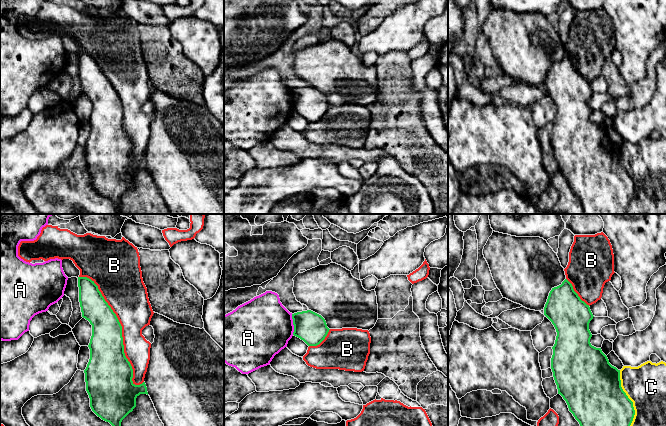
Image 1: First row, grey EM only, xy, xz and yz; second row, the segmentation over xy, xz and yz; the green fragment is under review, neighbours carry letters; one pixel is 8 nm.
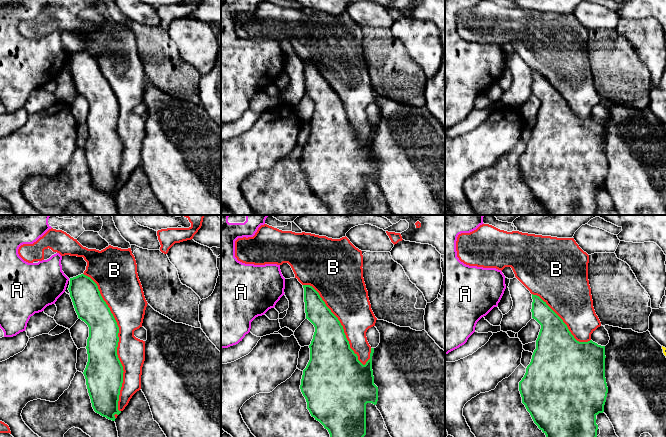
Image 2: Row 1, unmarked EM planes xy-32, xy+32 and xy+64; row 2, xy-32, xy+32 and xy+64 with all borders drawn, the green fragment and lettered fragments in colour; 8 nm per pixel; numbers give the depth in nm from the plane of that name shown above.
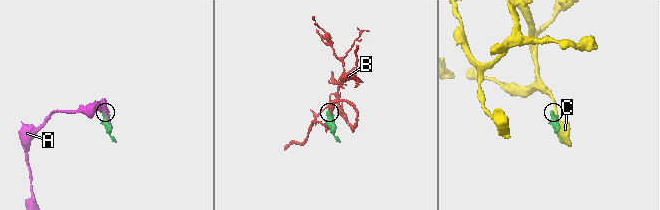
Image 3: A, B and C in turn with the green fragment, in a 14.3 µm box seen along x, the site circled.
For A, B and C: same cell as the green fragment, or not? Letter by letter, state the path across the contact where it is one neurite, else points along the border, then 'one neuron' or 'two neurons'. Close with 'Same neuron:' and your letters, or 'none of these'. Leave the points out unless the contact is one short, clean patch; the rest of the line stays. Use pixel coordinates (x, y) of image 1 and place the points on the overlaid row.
A: border along xz (291, 314), (293, 334); two neurons
B: two neurons
C: two neurons
Same neuron: none of these

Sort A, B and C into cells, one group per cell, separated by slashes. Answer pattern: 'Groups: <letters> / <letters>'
Groups: A / B / C

